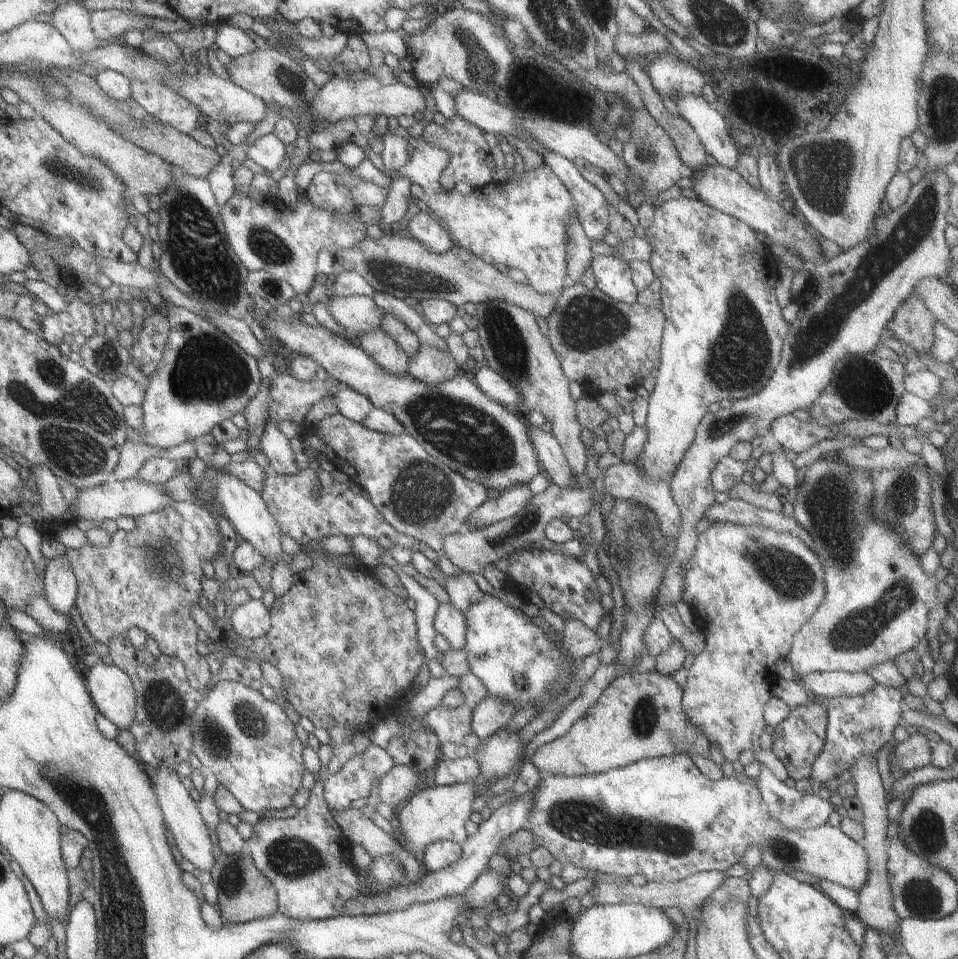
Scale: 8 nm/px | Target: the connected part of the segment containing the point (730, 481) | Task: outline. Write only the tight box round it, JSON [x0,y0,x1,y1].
[710,455,755,494]

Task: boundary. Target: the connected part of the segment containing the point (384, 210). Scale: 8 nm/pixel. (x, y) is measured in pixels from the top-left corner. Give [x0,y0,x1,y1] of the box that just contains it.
[379,176,411,224]

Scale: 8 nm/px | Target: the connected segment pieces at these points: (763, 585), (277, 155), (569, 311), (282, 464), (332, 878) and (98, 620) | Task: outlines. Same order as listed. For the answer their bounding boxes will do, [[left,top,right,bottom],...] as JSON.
[[681,523,824,763],[245,133,285,173],[544,282,665,397],[259,417,299,475],[244,778,359,920],[66,500,221,688]]

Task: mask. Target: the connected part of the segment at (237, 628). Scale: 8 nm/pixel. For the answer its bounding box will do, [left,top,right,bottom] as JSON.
[229,599,271,639]

